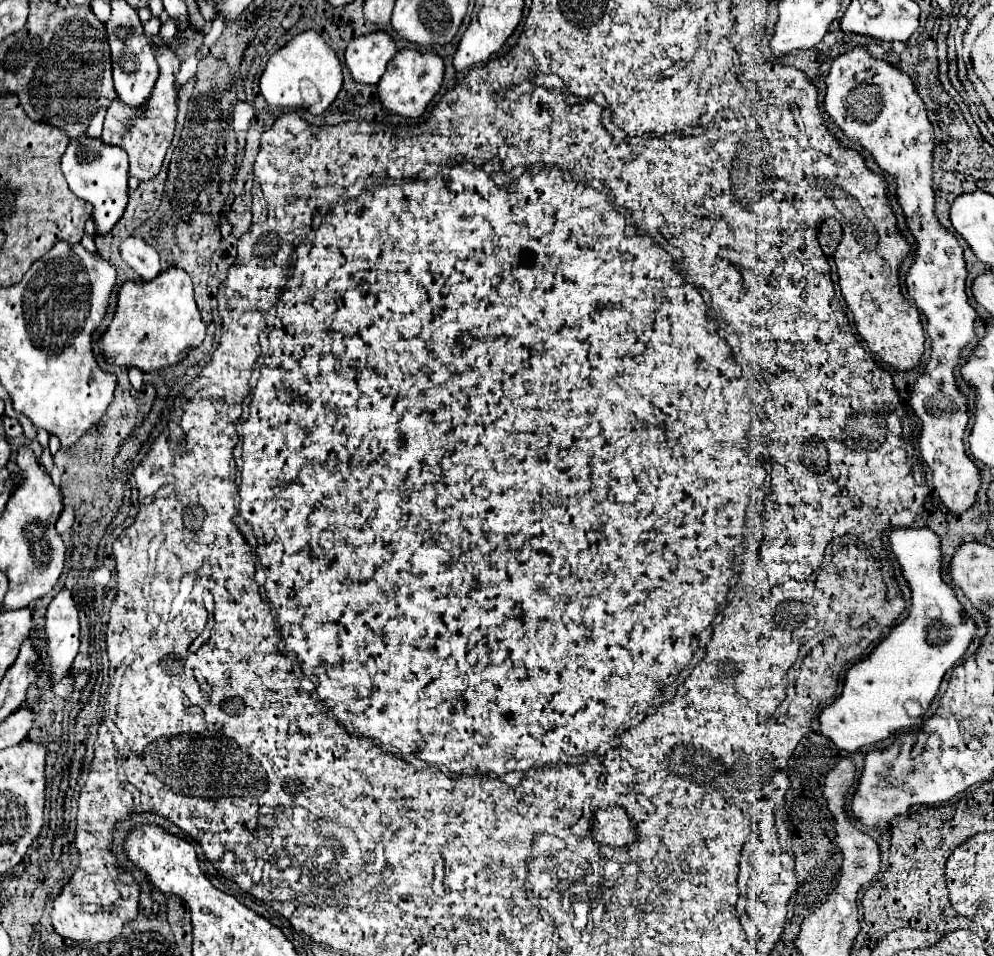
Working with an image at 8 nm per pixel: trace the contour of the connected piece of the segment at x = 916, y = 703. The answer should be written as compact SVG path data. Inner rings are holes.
M910 527L894 529L890 533L890 545L912 589L912 609L910 609L910 615L900 625L896 625L890 631L890 635L884 641L880 641L866 659L858 661L856 665L848 669L842 695L834 703L826 705L820 713L822 735L826 735L838 749L844 749L844 751L856 751L858 747L884 741L900 729L921 724L925 709L928 709L934 695L938 693L944 673L958 659L964 657L968 645L976 639L976 633L978 633L974 619L966 615L962 603L956 599L956 593L942 579L940 537L932 529L910 529Z

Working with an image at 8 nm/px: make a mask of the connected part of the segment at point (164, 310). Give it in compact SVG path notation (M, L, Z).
M170 267L146 283L126 281L118 291L112 323L100 337L104 357L116 365L134 365L140 371L156 371L174 365L204 341L206 325L194 301L192 279L186 271Z

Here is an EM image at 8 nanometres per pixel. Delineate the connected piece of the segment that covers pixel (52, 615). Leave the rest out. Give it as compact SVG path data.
M62 589L46 611L46 659L48 659L48 677L52 687L62 681L70 671L74 657L78 655L78 611L72 601L70 589Z

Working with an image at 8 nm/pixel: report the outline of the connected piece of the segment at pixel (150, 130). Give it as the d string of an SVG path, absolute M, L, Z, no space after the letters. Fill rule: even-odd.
M170 43L156 45L156 61L160 65L160 77L154 85L154 93L150 95L150 101L138 109L138 115L128 105L122 105L122 101L114 99L108 107L106 119L104 119L104 133L102 139L112 145L120 145L126 149L130 157L130 175L138 177L140 181L152 179L160 173L164 155L170 147L170 141L174 137L176 129L176 113L178 113L178 87L176 87L176 75L180 71L180 59L176 53L176 47ZM126 121L134 121L130 129L126 129Z

